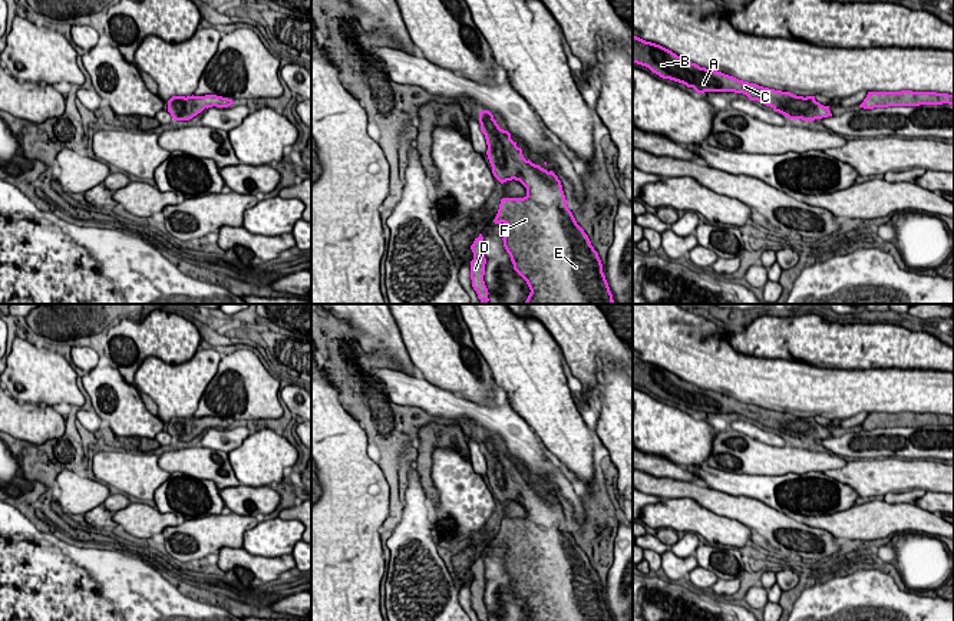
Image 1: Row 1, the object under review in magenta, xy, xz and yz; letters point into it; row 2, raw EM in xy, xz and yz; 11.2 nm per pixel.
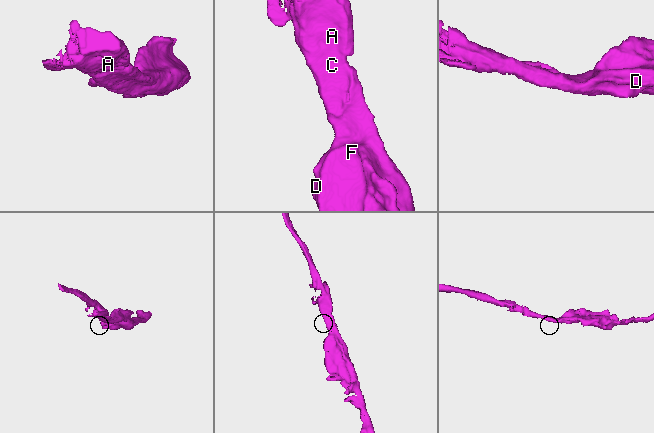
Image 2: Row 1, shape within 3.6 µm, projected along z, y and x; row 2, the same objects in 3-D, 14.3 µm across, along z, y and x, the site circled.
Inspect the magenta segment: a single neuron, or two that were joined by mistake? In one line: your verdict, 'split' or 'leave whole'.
leave whole

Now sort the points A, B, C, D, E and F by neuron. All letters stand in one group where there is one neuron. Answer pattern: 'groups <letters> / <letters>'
groups A B C D E F

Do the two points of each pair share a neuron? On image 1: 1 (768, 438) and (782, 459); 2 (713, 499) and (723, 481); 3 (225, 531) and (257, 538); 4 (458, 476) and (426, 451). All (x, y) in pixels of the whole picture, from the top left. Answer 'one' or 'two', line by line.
1: two
2: two
3: two
4: two

